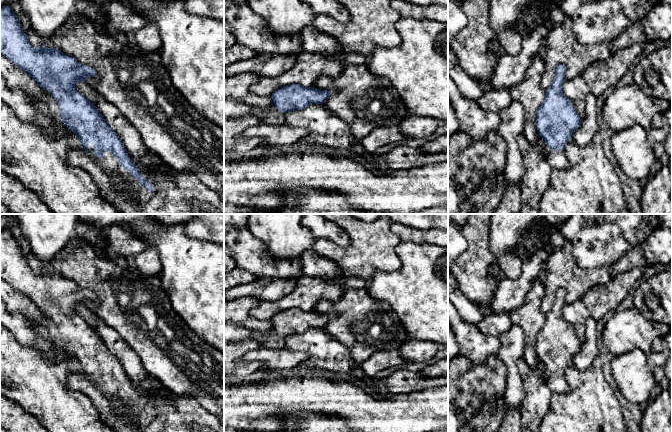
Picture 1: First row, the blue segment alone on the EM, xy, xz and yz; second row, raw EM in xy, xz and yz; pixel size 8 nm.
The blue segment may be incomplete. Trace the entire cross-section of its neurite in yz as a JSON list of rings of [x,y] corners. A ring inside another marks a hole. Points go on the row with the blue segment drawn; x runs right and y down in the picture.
[[[559,64],[551,86],[537,111],[537,130],[546,142],[545,157],[553,169],[568,169],[571,164],[566,158],[565,145],[572,140],[574,132],[580,127],[579,117],[571,100],[563,93],[566,66]]]

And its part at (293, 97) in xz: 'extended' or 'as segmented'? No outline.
extended

